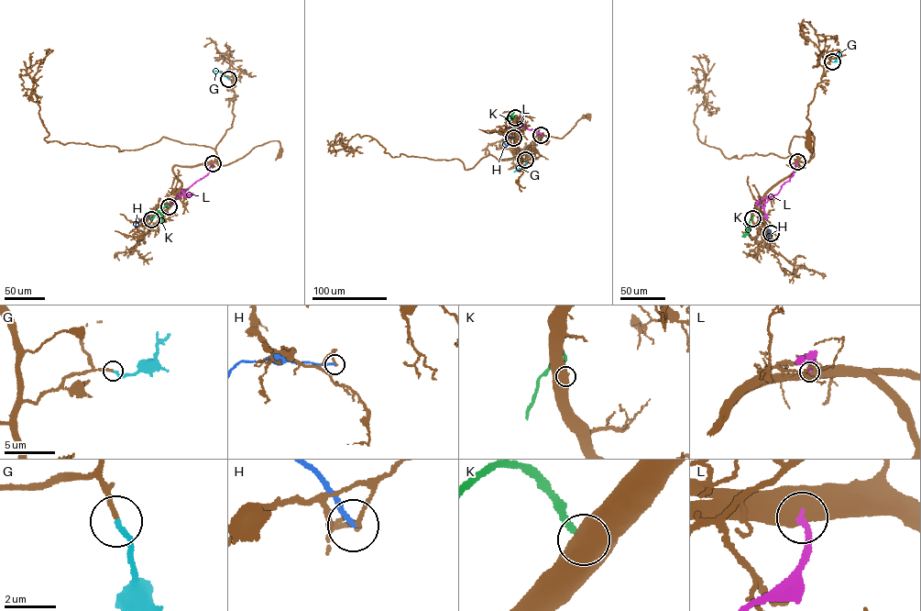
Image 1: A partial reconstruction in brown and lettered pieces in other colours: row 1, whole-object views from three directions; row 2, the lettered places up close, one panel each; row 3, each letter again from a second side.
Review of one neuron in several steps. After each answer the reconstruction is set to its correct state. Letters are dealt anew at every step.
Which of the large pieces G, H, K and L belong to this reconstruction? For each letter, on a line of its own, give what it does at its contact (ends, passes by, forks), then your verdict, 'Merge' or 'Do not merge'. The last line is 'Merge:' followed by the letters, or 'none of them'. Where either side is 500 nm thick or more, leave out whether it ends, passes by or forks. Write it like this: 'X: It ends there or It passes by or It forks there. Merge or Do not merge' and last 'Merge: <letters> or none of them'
G: It ends there. Merge
H: It ends there. Do not merge
K: Do not merge
L: Do not merge
Merge: G

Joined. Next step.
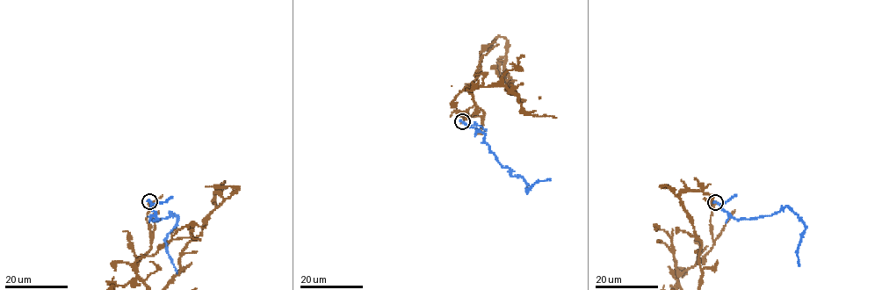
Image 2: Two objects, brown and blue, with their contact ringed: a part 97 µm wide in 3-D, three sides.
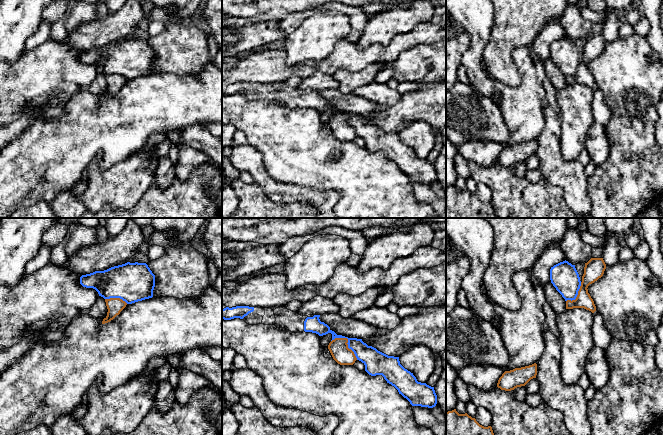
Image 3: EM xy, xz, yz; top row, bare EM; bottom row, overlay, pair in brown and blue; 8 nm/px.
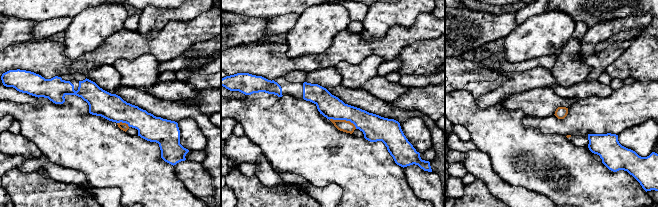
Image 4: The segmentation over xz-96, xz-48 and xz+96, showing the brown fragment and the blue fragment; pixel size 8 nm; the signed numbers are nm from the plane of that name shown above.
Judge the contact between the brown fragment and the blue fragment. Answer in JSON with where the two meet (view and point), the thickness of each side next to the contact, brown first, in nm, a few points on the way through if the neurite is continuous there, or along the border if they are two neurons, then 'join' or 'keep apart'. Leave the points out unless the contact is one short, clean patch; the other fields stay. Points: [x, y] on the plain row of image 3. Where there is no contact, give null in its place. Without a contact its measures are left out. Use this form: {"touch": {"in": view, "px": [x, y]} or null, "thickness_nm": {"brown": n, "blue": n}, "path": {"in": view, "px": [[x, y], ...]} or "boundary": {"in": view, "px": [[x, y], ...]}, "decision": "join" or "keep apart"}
{"touch": {"in": "xz", "px": [347, 117]}, "thickness_nm": {"brown": 150, "blue": 160}, "boundary": {"in": "xz", "px": [[331, 116], [346, 114], [347, 122], [357, 135]]}, "decision": "keep apart"}

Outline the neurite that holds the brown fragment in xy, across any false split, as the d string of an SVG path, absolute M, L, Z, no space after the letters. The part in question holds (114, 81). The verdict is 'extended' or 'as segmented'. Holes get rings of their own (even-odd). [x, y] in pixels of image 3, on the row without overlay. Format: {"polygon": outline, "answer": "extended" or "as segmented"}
{"polygon": "M120 74L105 75L108 85L107 92L103 95L102 100L113 96L126 83L127 79Z", "answer": "as segmented"}

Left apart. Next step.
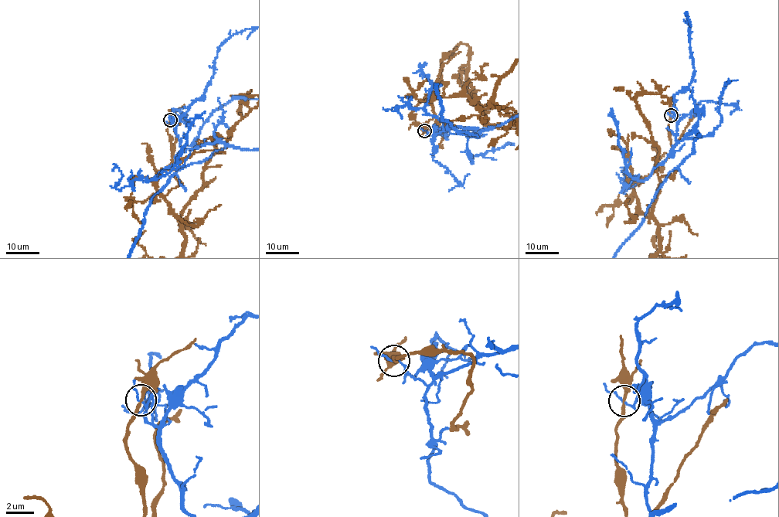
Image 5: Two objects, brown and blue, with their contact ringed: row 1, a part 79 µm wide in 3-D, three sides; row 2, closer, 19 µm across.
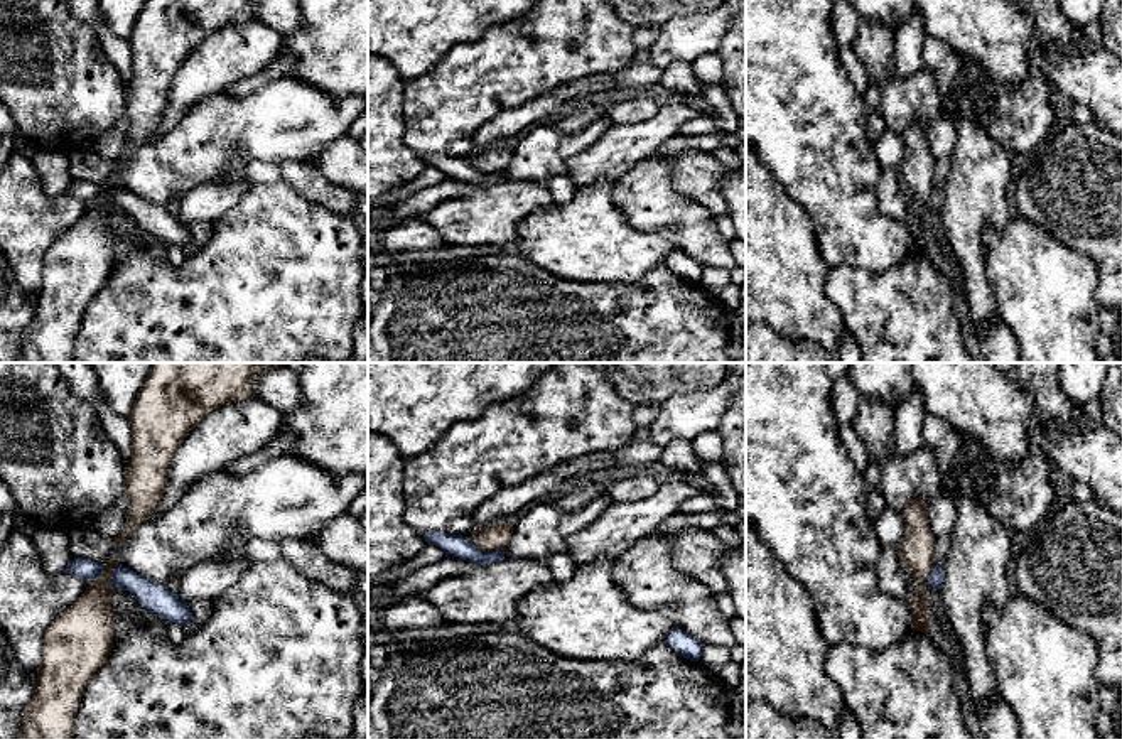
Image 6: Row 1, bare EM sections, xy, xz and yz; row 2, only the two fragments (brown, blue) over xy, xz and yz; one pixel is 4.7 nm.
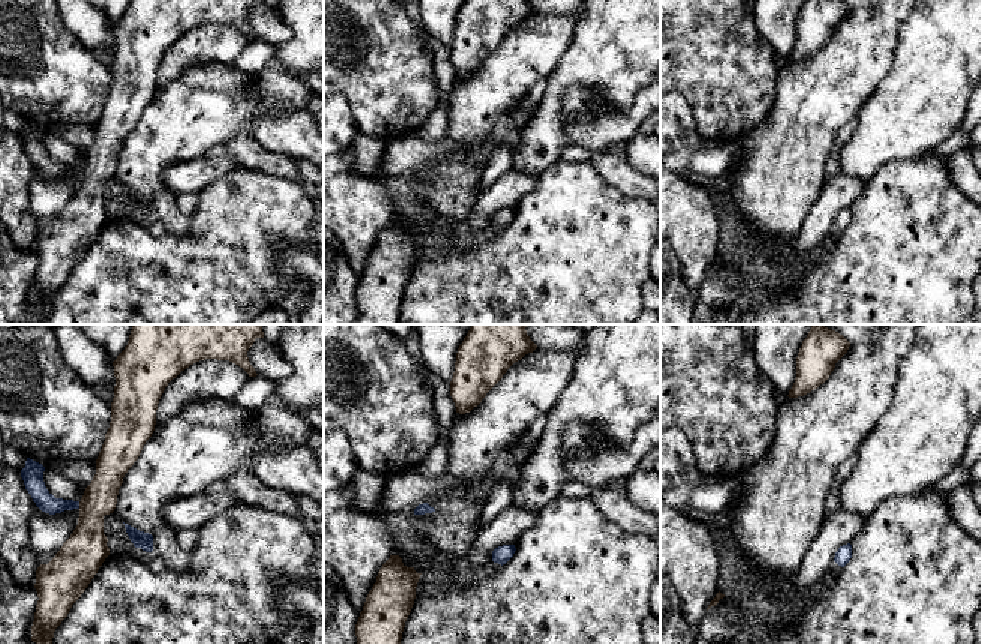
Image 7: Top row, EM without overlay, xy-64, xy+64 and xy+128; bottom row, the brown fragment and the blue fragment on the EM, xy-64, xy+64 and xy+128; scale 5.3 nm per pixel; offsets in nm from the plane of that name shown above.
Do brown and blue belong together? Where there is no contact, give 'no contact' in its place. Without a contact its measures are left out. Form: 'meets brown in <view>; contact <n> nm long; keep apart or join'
meets brown in xz; contact 190 nm long; keep apart

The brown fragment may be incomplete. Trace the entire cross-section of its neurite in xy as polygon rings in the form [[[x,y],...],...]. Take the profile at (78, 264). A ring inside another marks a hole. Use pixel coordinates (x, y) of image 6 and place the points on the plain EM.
[[[103,186],[101,197],[81,219],[67,228],[46,251],[37,310],[24,332],[20,354],[12,363],[71,363],[74,339],[83,314],[94,294],[105,285],[115,256],[115,236],[111,231],[113,191],[121,186]]]

